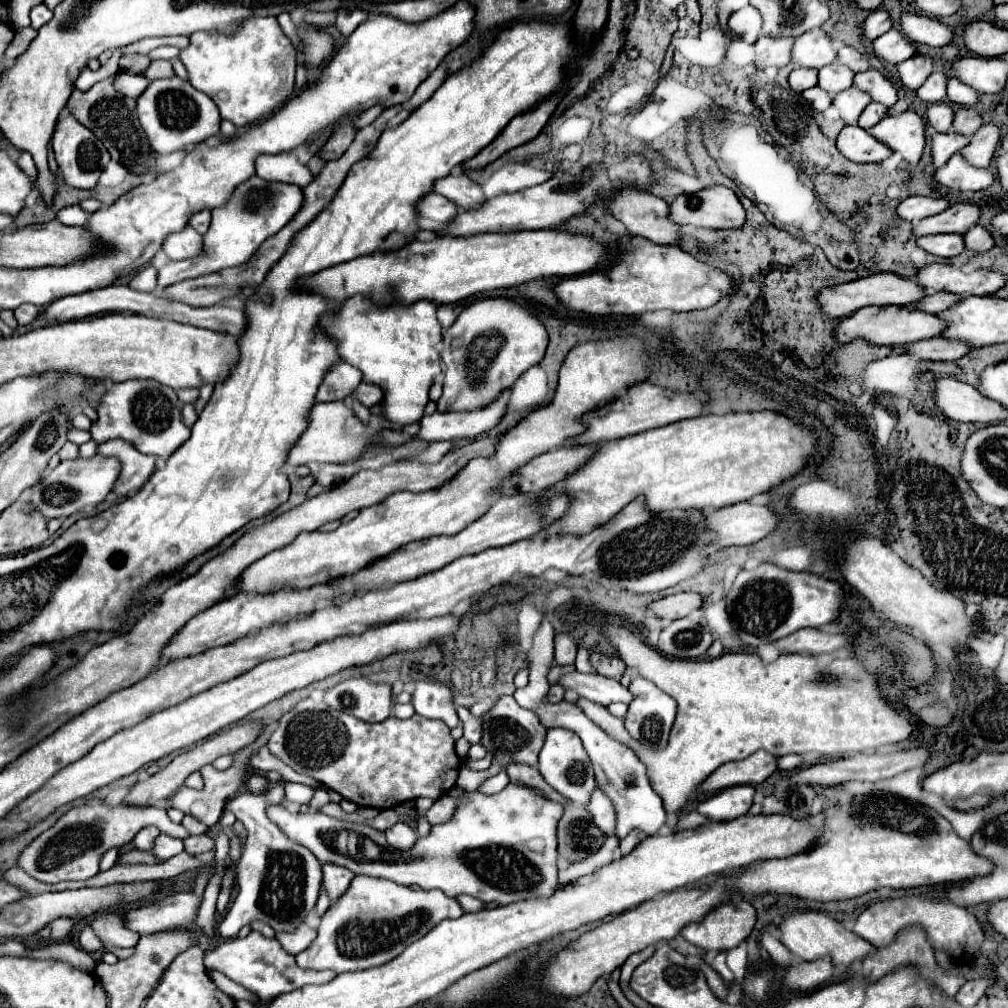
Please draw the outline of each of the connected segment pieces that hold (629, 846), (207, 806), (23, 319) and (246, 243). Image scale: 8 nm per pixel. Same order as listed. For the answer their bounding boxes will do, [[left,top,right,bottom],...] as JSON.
[[621,831,645,855],[169,729,271,827],[15,305,39,325],[159,175,303,287]]

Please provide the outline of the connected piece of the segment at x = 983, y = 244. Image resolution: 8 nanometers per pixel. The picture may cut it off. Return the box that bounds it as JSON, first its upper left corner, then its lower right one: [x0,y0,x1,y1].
[965,225,995,253]

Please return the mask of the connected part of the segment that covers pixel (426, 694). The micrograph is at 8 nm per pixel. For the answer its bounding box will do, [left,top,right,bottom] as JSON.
[411,679,459,729]

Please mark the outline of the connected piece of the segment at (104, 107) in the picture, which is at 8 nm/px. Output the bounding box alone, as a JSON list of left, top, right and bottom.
[67,73,159,175]

